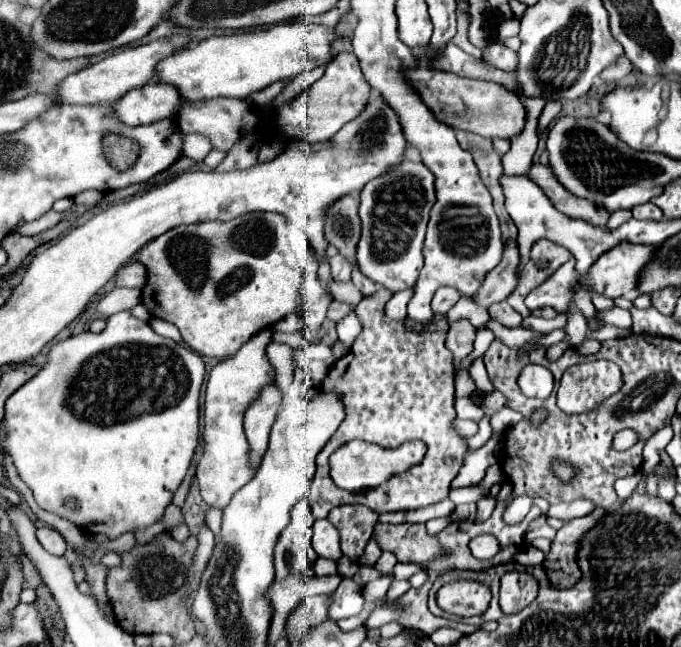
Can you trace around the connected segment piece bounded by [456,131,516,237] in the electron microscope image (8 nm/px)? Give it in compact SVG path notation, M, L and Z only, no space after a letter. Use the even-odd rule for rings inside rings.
M456 131L456 137L458 137L460 147L468 149L474 155L474 163L480 171L480 177L494 197L494 207L496 207L496 213L500 217L502 237L516 237L516 225L512 223L510 215L504 209L504 191L500 185L502 161L500 161L500 155L494 151L492 141L478 137L478 135L472 135L472 133L464 133L464 131Z

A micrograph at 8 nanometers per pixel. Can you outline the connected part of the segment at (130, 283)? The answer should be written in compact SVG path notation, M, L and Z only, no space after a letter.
M130 263L116 275L116 287L142 289L146 285L146 267L142 263Z

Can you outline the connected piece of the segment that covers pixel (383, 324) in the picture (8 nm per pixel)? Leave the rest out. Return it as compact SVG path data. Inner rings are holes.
M382 287L374 295L362 299L356 305L356 315L362 323L362 331L360 331L358 339L354 341L352 349L342 359L338 359L332 373L324 381L324 387L342 395L346 417L344 417L340 429L334 433L334 437L318 453L318 469L316 469L316 477L312 481L312 489L308 493L308 503L312 507L314 519L326 519L330 509L334 509L338 505L352 505L352 503L366 505L378 515L388 513L388 511L408 511L408 509L426 507L430 503L438 503L448 497L448 487L462 467L462 459L466 453L466 441L460 439L452 429L452 421L456 419L452 391L450 391L450 383L454 383L454 367L452 367L454 357L444 345L450 321L444 313L442 315L434 313L428 323L418 323L410 317L404 317L400 321L386 321L384 307L390 299L392 299L392 291ZM352 439L364 439L370 443L378 443L382 447L398 447L408 441L424 441L428 451L424 455L424 461L420 465L408 469L408 473L396 475L388 483L384 483L376 489L368 489L364 493L350 493L350 491L338 489L334 485L334 481L330 479L328 457L332 455L334 449L338 449L340 445L344 445Z

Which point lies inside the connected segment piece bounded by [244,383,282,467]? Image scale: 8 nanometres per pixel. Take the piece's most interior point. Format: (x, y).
(259, 417)

